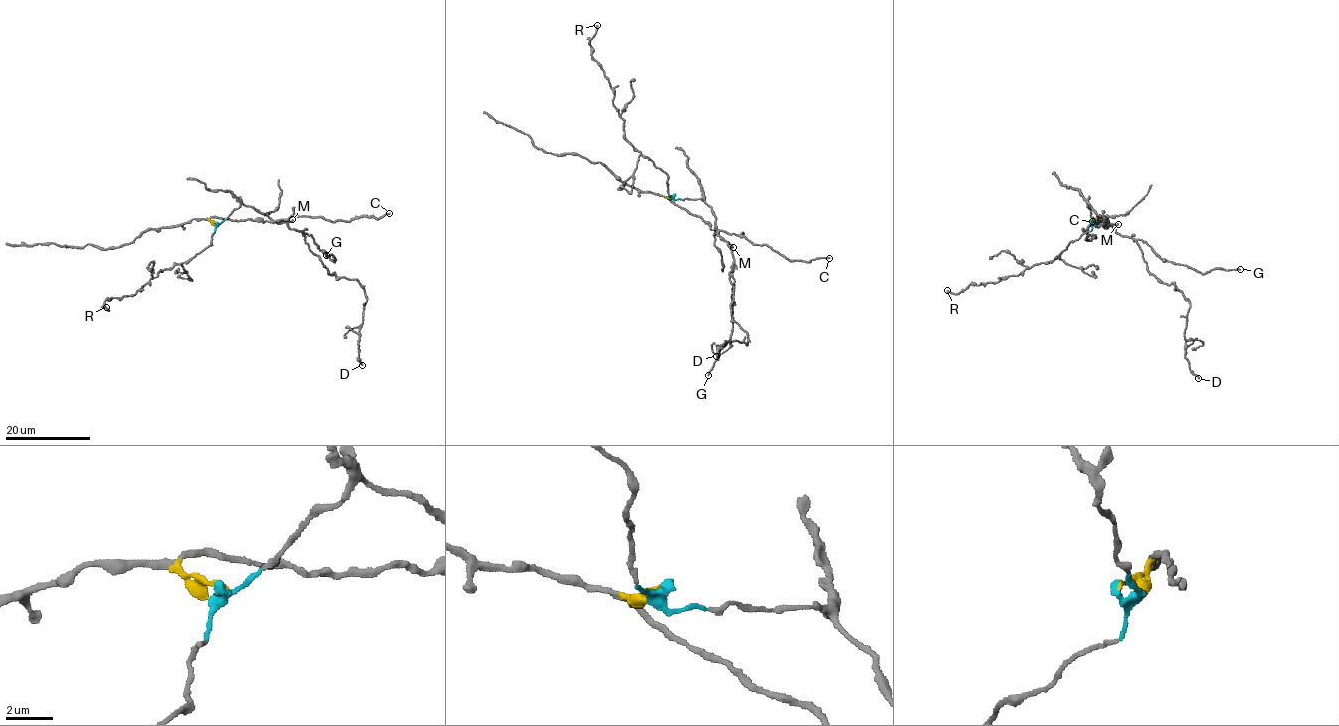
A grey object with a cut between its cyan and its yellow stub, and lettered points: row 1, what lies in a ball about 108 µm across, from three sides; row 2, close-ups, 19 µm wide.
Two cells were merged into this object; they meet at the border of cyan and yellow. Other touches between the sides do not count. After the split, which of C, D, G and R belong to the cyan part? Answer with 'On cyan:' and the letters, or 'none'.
On cyan: D, G, R

